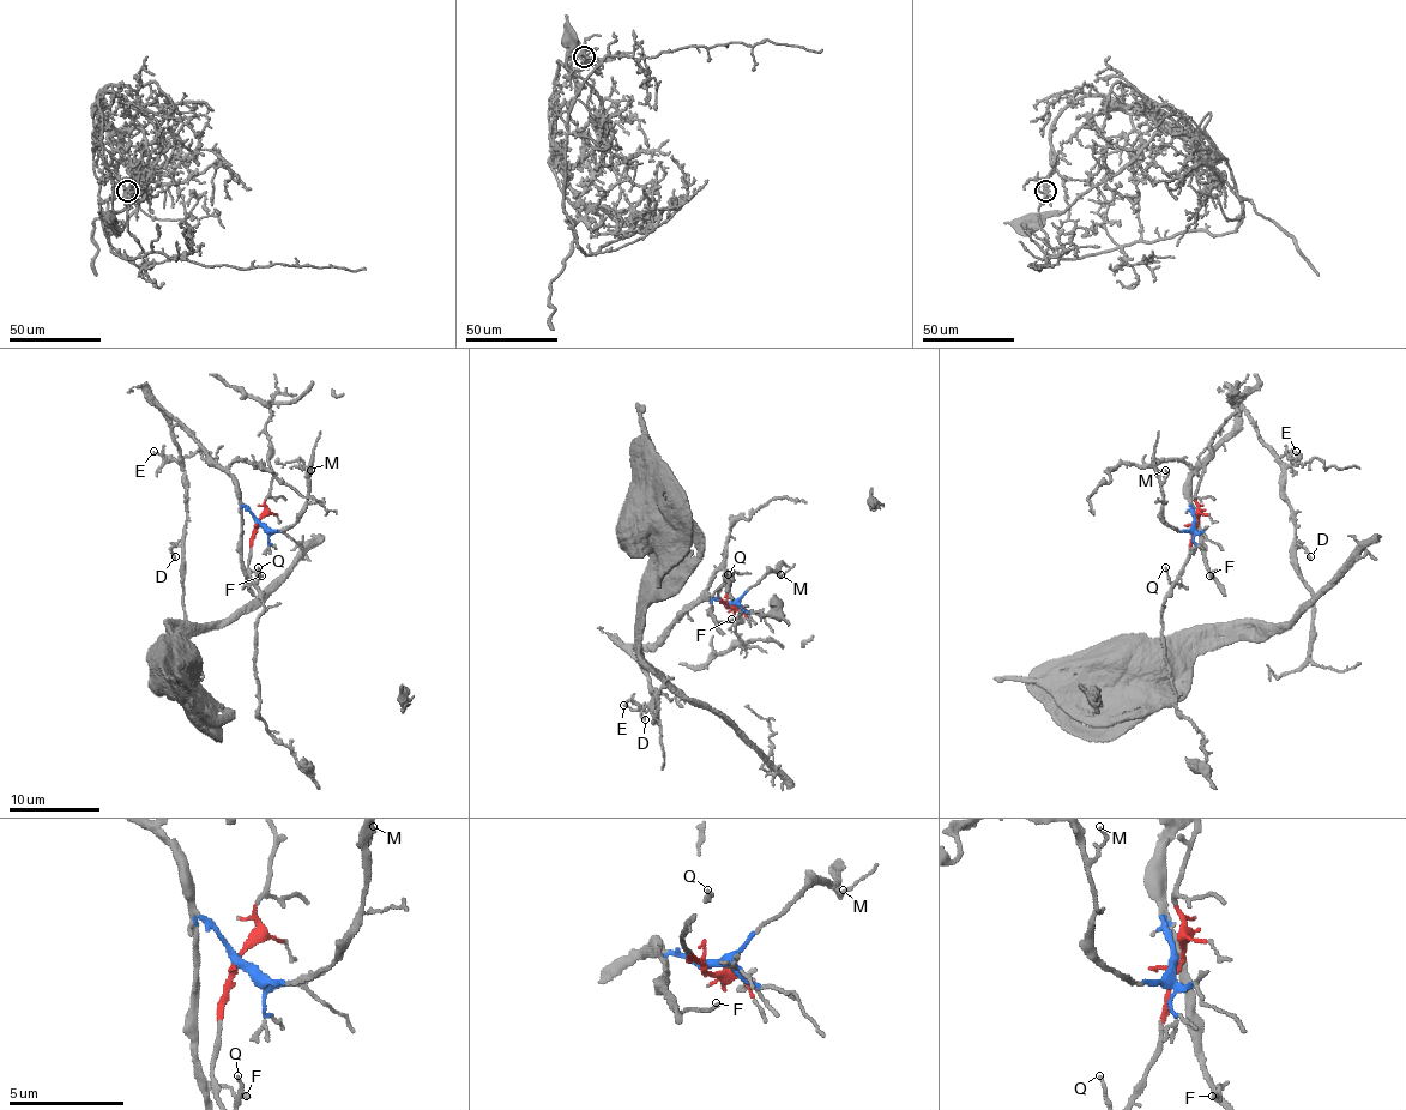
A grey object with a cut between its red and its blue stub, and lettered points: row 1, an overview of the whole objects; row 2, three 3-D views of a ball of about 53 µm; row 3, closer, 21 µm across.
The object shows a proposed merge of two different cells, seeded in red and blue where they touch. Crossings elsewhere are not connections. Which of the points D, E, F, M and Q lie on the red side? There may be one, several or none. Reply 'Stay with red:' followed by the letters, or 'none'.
Stay with red: Q

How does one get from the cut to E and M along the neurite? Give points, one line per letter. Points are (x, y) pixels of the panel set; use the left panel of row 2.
E: (257, 524), (241, 502), (236, 482), (162, 410), (169, 418), (182, 464), (152, 451)
M: (257, 524), (264, 524), (271, 530), (287, 530), (299, 519), (307, 499), (312, 469)

